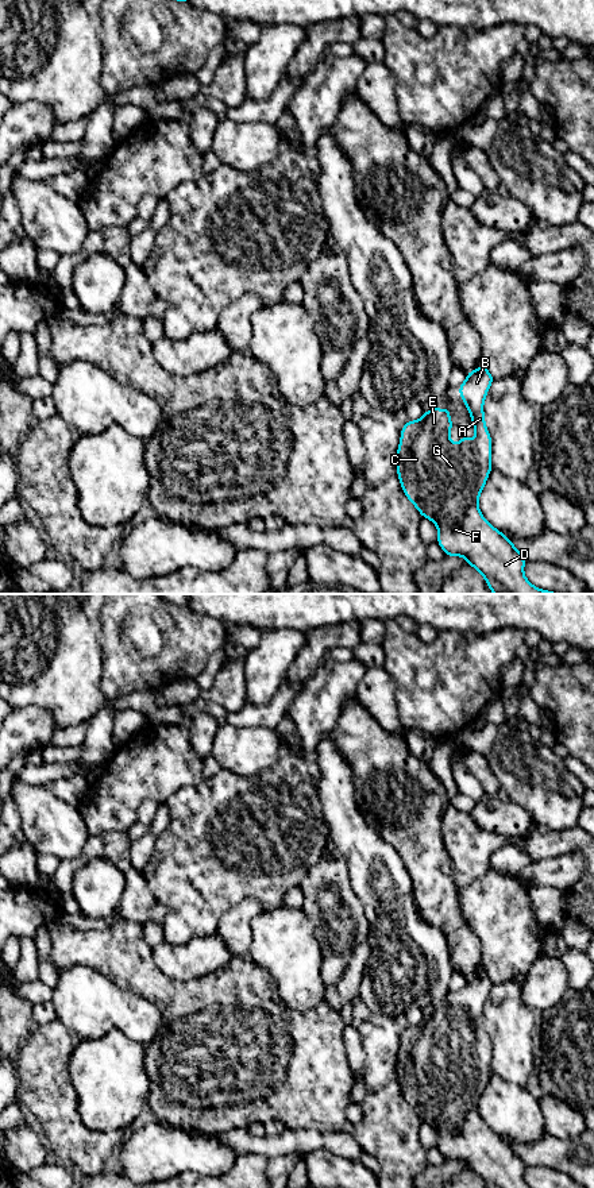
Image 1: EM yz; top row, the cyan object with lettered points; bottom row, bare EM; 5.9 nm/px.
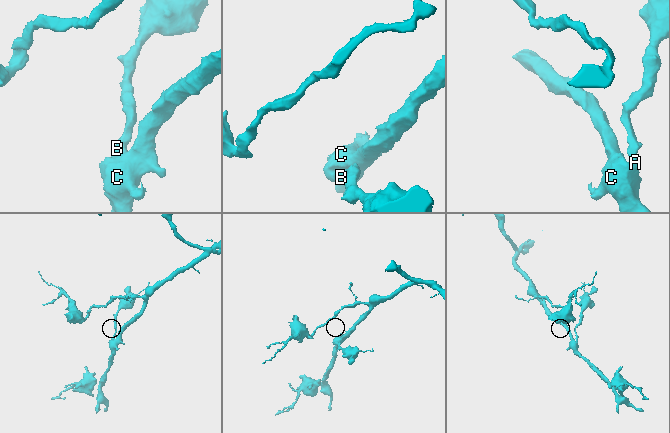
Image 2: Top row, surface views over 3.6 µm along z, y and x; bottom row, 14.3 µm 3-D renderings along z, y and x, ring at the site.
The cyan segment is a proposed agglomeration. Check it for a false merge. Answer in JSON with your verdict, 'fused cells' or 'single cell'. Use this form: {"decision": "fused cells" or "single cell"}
{"decision": "single cell"}

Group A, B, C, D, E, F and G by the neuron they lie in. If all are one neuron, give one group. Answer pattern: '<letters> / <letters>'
A B C D E F G

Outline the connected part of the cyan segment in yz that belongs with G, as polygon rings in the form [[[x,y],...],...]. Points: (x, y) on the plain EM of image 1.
[[[481,969],[475,976],[467,977],[466,986],[459,992],[459,999],[467,1010],[467,1015],[472,1023],[475,1042],[470,1045],[464,1040],[458,1049],[450,1042],[454,1031],[450,1023],[450,1012],[436,1014],[432,1010],[431,1017],[423,1017],[423,1022],[416,1026],[408,1026],[402,1035],[397,1056],[397,1079],[401,1092],[409,1106],[417,1112],[423,1122],[431,1125],[437,1131],[437,1149],[446,1157],[446,1161],[462,1161],[467,1164],[467,1169],[472,1170],[486,1184],[487,1188],[531,1188],[524,1180],[525,1164],[522,1158],[512,1149],[512,1146],[482,1120],[478,1112],[478,1104],[483,1091],[486,1089],[489,1077],[491,1076],[491,1042],[485,1029],[483,1007],[487,995],[494,983],[489,975]]]

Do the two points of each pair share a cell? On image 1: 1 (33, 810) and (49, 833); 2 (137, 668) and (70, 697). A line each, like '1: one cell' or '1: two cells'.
1: one cell
2: two cells

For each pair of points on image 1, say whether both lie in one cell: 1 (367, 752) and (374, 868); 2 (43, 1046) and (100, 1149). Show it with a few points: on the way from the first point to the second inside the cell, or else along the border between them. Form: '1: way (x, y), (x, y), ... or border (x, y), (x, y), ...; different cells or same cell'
1: border (357, 794), (357, 805), (392, 847); different cells
2: way (43, 1073), (43, 1086), (57, 1110), (73, 1126); same cell

